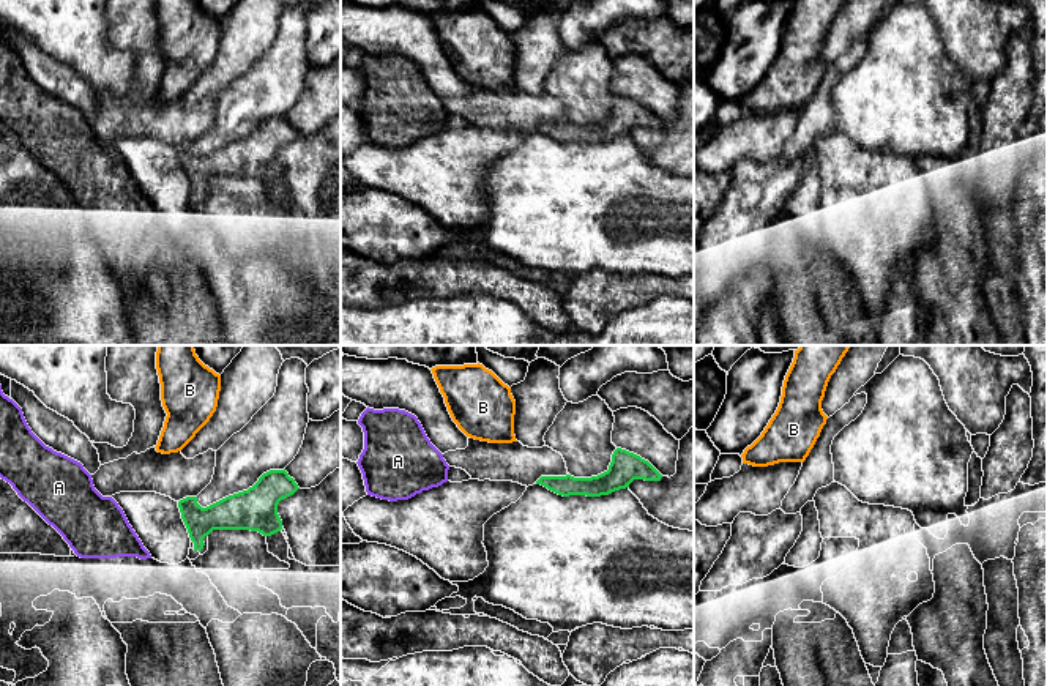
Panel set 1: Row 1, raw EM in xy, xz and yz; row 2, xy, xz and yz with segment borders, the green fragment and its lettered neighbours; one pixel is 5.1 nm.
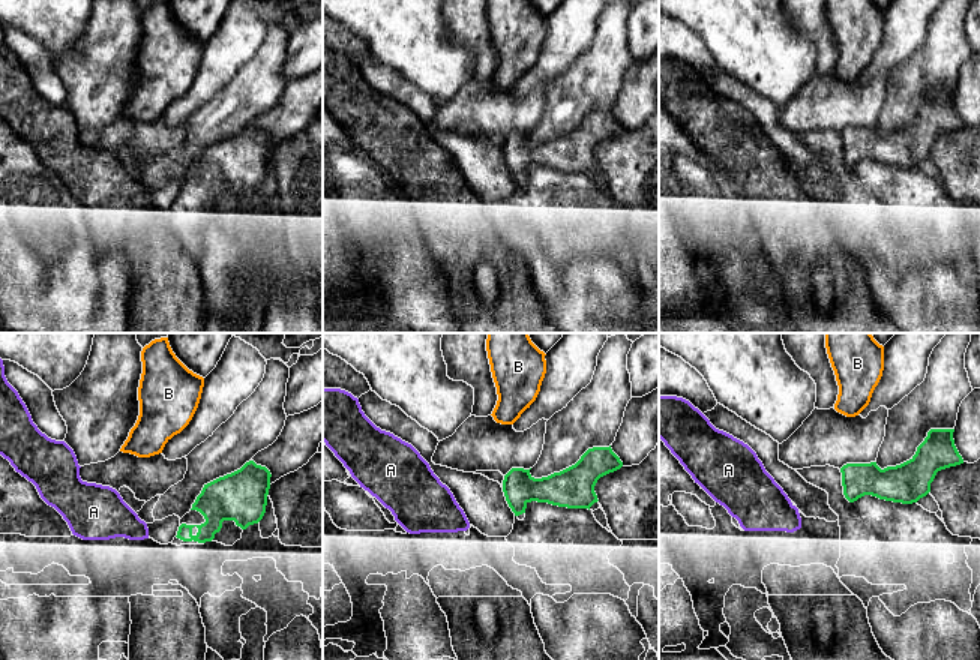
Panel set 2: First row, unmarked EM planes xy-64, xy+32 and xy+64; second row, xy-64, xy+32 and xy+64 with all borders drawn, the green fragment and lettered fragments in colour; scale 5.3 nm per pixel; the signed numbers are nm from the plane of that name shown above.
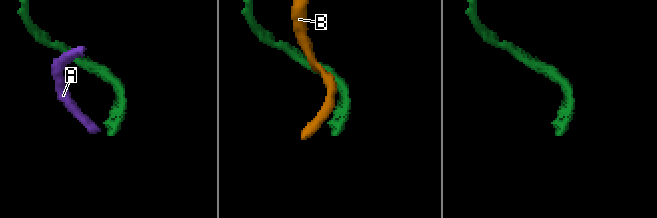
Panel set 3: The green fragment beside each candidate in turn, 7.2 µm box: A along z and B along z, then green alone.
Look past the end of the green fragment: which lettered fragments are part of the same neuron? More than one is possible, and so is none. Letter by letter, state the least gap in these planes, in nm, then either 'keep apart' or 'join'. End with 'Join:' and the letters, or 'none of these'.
A: 220 nm | keep apart
B: 220 nm | keep apart
Join: none of these

